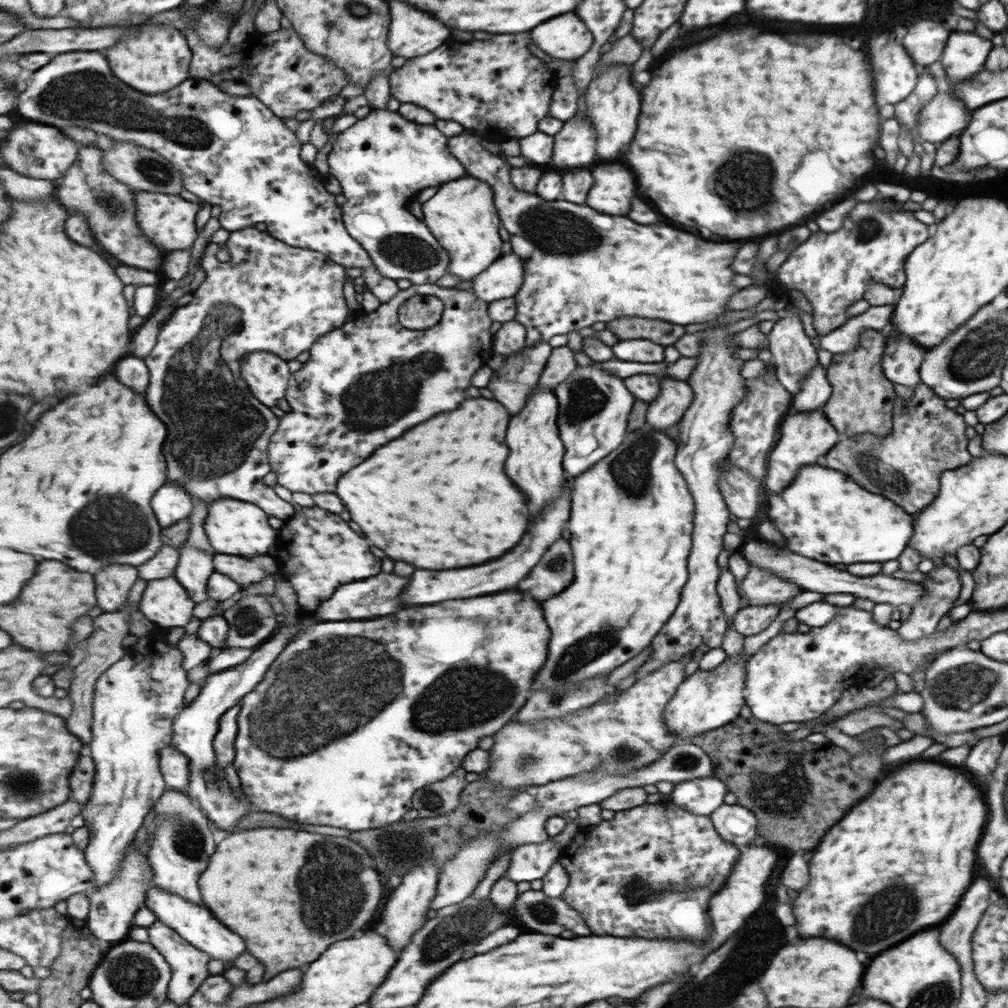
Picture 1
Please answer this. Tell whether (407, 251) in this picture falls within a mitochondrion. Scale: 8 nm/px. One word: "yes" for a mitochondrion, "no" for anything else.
yes

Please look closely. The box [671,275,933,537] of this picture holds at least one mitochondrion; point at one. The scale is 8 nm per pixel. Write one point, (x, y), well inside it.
(879, 473)

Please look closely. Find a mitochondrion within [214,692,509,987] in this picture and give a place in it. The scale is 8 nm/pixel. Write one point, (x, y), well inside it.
(327, 880)

